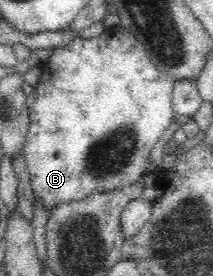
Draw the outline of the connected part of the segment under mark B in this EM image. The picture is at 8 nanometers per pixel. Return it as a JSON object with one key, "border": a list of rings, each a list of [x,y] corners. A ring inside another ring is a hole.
{"border":[[[119,25],[110,30],[104,30],[100,35],[92,39],[79,37],[71,41],[69,45],[53,48],[51,57],[43,66],[49,69],[50,87],[46,88],[43,95],[39,93],[39,97],[36,97],[36,100],[30,105],[30,126],[24,147],[24,158],[30,173],[34,196],[40,198],[47,209],[51,209],[59,201],[81,199],[82,196],[89,195],[93,191],[111,191],[111,189],[125,187],[125,185],[137,180],[139,176],[147,174],[146,164],[149,153],[175,117],[172,106],[172,91],[177,79],[153,65],[149,56],[146,55],[140,40],[127,27]]]}

